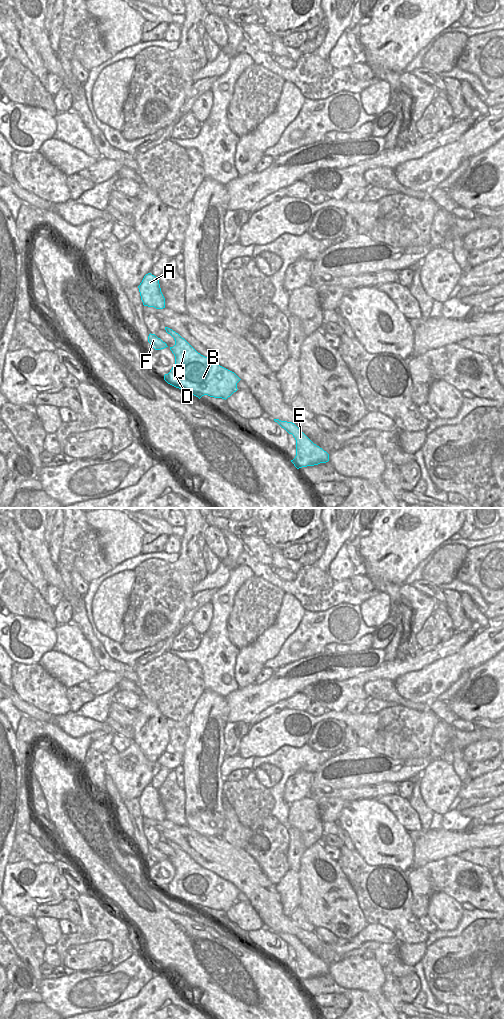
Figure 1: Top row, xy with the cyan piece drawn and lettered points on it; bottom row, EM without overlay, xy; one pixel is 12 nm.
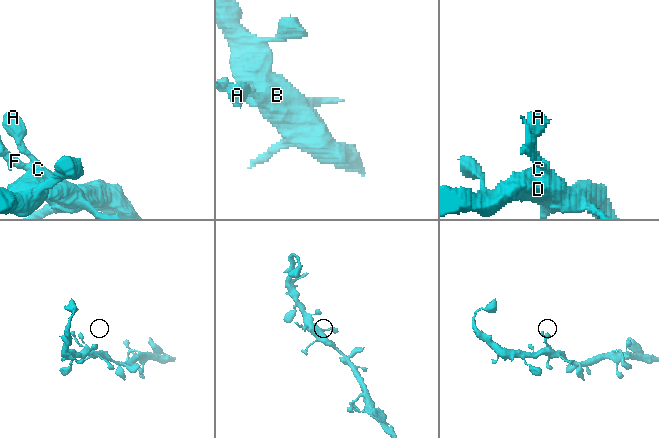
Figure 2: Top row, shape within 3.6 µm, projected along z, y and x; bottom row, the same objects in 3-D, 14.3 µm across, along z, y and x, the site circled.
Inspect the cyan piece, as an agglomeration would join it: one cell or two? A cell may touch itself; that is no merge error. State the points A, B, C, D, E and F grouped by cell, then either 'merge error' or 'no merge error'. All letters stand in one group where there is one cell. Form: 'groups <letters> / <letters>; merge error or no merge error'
groups A B C D E F; no merge error

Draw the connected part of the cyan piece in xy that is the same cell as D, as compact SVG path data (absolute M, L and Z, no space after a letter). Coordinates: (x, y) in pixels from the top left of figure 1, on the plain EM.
M165 839L165 842L175 852L175 857L170 859L170 862L175 868L175 876L170 884L164 887L164 892L168 896L194 907L199 911L204 907L208 907L226 912L238 902L237 895L241 891L234 884L198 865L184 850L172 841Z

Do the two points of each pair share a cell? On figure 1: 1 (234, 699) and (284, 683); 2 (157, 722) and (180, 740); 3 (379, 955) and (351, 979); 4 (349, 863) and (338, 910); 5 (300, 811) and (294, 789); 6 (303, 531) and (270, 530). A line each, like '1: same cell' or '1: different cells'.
1: same cell
2: different cells
3: different cells
4: different cells
5: different cells
6: same cell

